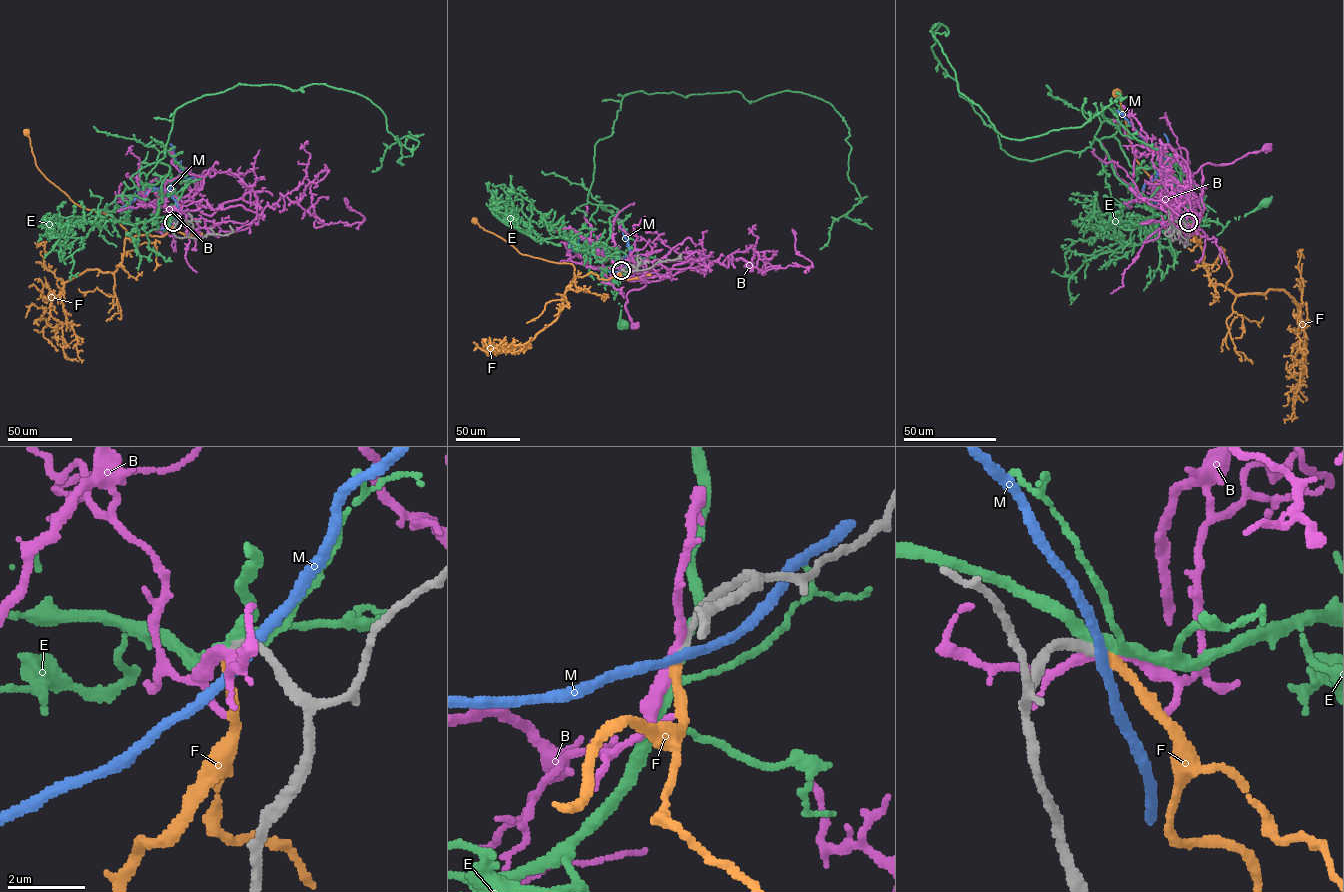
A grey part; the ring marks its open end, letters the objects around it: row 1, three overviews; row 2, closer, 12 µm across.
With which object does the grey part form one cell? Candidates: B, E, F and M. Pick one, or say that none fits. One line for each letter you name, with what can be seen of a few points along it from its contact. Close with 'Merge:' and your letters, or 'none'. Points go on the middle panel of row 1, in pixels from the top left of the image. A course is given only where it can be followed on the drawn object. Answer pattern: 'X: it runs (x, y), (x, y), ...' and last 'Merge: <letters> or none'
F: it runs (621, 270), (608, 279), (599, 279), (590, 272), (574, 278), (571, 263), (522, 254), (475, 220)
Merge: F

